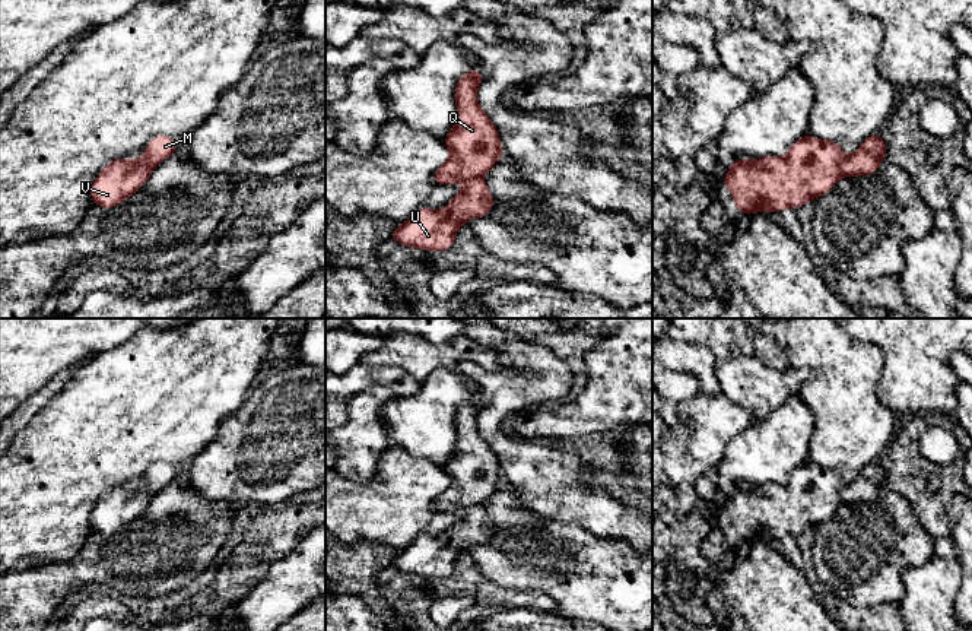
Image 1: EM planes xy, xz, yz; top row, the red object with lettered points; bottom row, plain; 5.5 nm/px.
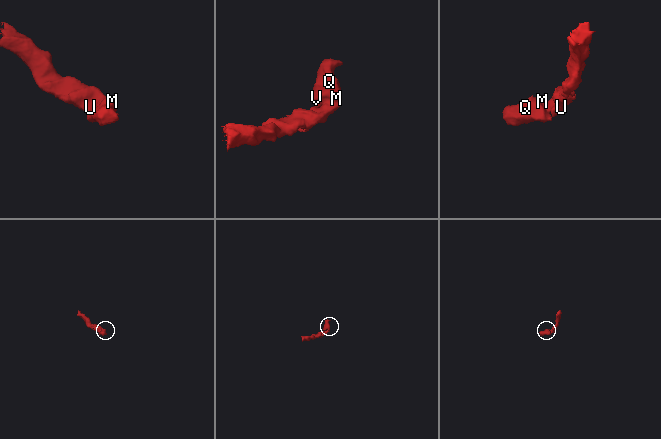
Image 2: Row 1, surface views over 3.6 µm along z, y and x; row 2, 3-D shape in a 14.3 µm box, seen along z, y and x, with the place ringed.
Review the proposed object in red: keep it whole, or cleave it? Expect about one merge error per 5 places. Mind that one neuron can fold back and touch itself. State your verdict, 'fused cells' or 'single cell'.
single cell

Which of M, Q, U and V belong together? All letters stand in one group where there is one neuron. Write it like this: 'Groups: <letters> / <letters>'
Groups: M Q U V

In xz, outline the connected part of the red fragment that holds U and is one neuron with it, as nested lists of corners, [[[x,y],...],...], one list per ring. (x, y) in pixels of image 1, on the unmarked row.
[[[477,396],[460,403],[454,419],[457,429],[454,456],[448,463],[441,466],[450,478],[450,485],[433,501],[435,511],[457,511],[464,508],[464,516],[441,538],[429,535],[417,536],[410,546],[394,555],[391,565],[396,570],[428,578],[444,578],[454,573],[455,561],[466,548],[486,543],[492,538],[495,527],[482,505],[501,486],[504,476],[498,456],[489,443],[480,437],[477,429],[477,413],[483,408],[485,402]]]

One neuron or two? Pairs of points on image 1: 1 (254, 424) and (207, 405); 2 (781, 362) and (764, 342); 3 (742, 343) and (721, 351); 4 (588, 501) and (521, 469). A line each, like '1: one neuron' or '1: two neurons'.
1: two neurons
2: one neuron
3: one neuron
4: one neuron

